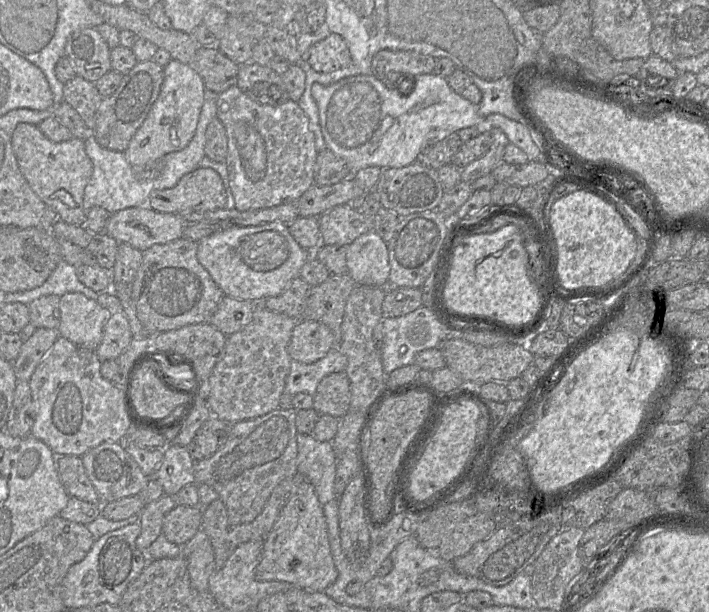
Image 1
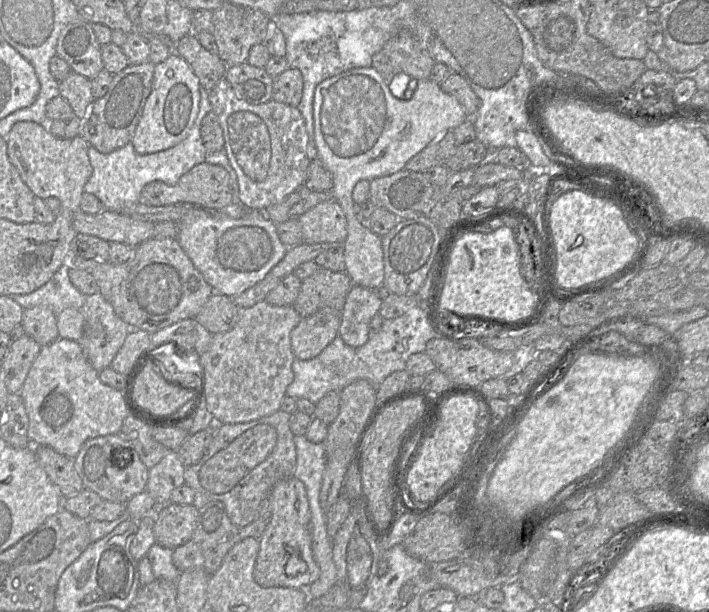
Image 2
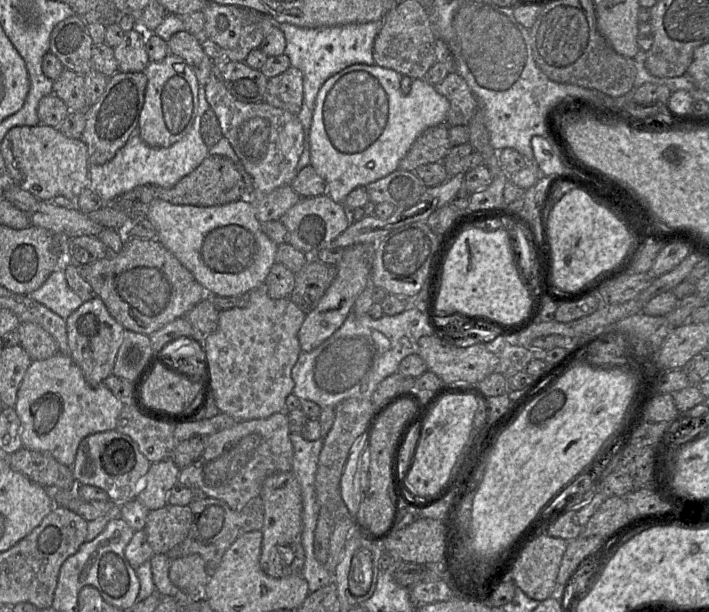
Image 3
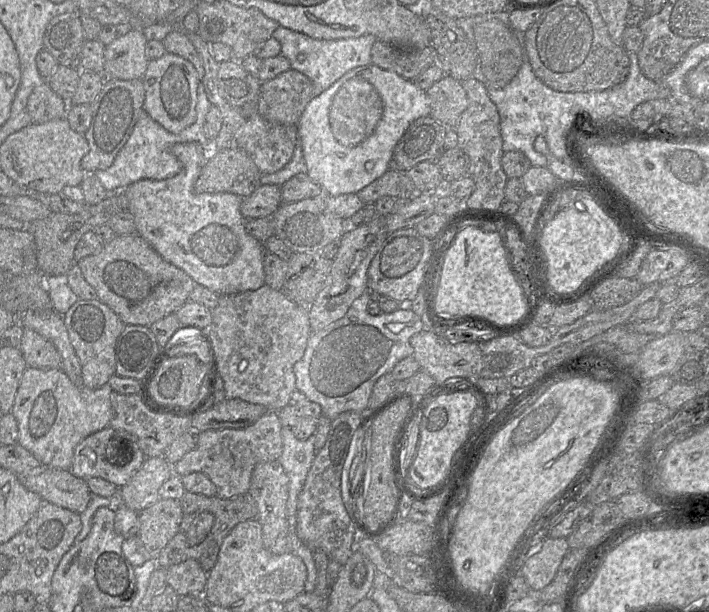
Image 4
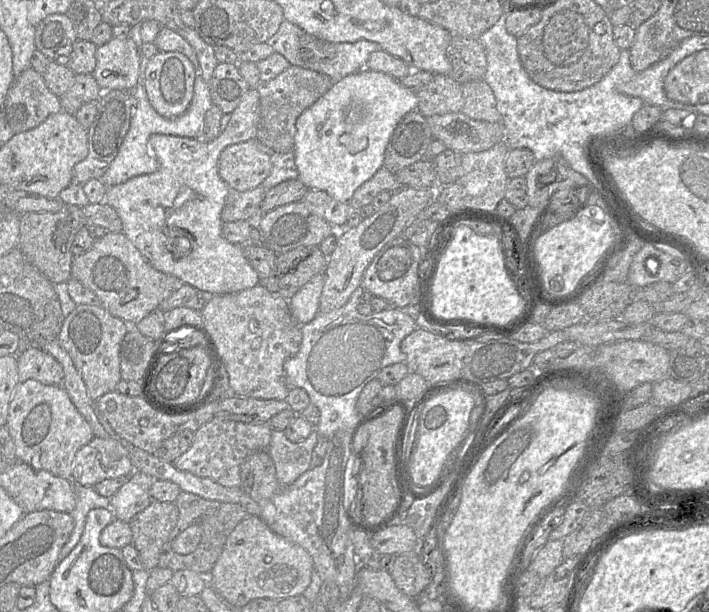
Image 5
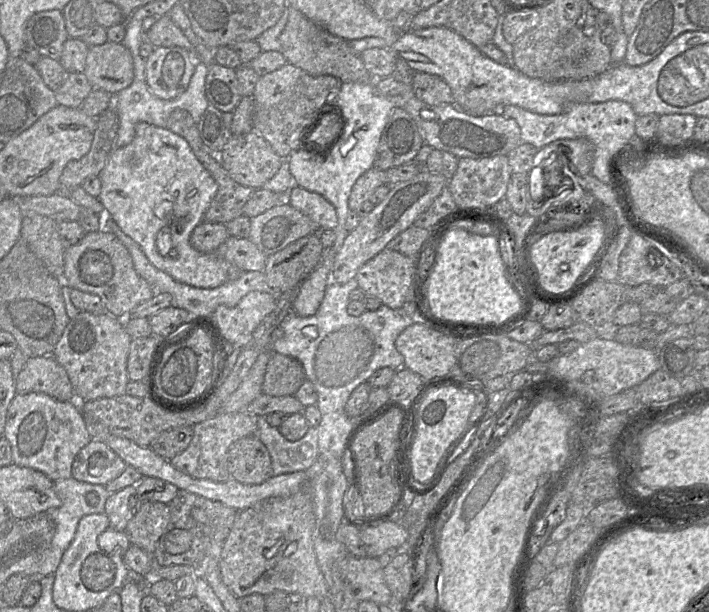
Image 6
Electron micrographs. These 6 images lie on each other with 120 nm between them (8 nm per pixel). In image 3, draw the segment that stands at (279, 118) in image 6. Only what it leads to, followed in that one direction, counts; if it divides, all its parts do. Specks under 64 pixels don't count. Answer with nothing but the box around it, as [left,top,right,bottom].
[263,66,303,115]

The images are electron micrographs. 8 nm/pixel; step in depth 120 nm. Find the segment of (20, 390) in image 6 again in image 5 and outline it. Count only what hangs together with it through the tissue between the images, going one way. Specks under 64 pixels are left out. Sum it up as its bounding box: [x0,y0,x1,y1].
[17,345,64,386]

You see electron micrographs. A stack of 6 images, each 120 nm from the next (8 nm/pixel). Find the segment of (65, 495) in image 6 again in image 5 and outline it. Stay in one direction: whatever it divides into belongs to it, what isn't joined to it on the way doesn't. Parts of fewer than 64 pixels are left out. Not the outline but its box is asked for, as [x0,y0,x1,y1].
[59,485,110,561]

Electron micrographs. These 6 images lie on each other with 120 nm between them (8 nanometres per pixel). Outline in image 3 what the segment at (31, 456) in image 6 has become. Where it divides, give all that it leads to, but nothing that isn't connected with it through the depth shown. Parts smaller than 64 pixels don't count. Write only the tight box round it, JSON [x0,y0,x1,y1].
[14,352,125,467]

